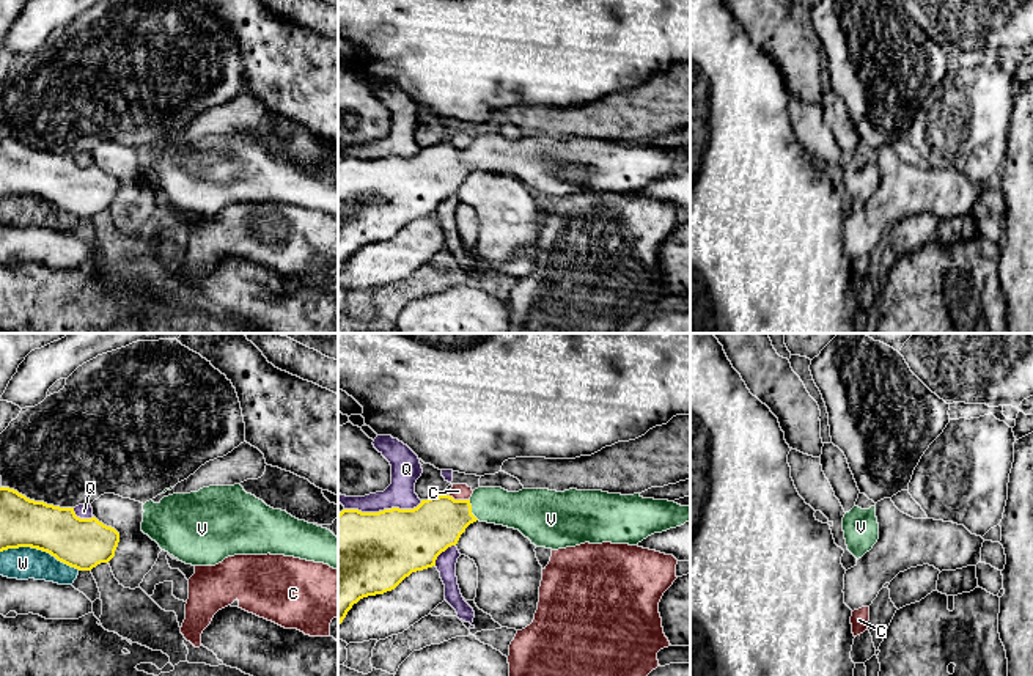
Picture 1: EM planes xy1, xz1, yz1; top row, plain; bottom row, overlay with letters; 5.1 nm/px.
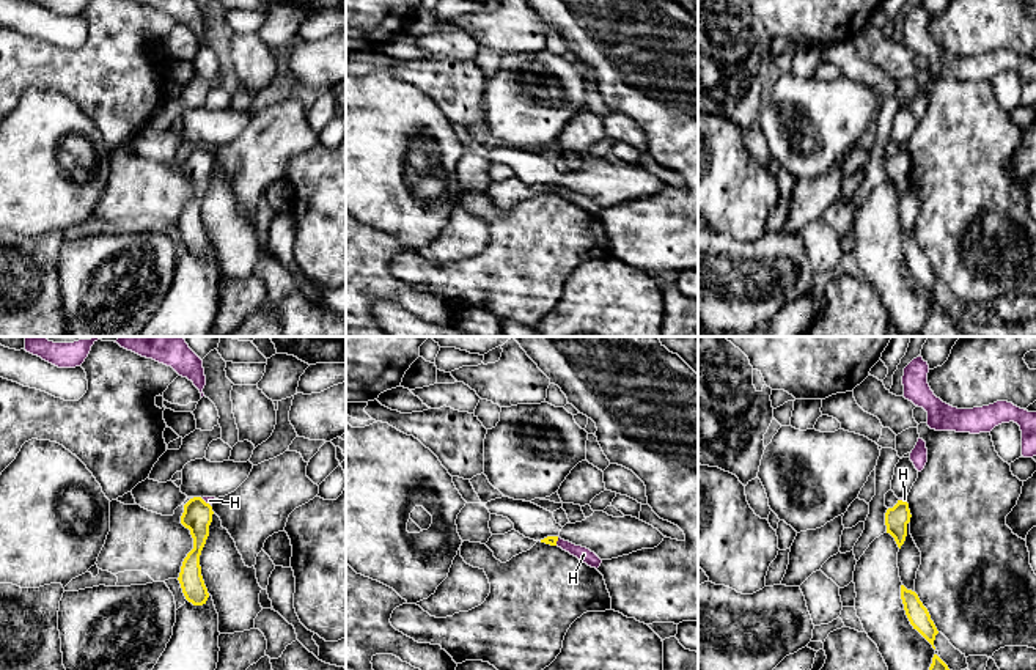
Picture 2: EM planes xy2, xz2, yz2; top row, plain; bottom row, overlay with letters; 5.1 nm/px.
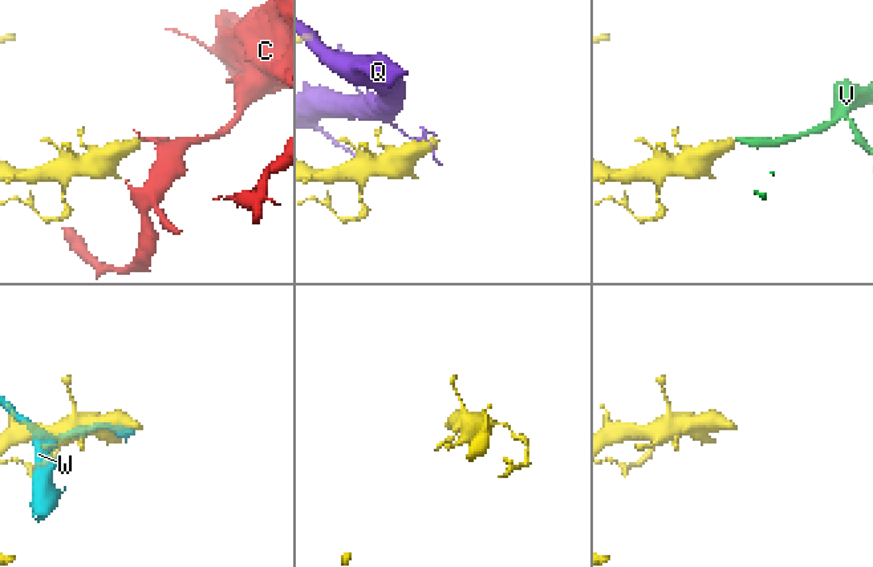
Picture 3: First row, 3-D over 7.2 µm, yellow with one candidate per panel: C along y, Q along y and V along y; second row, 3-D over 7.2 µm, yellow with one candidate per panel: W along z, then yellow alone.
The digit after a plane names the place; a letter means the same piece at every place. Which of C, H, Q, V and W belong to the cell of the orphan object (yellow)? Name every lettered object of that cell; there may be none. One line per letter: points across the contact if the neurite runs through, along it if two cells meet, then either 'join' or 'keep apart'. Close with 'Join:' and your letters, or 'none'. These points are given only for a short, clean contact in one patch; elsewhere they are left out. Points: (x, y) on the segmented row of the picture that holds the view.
C: border along xz1 (448, 494), (455, 499), (467, 500); keep apart
H: border along xy2 (202, 499), (209, 505); keep apart
Q: keep apart
V: runs through xz1 (436, 524), (470, 510), (519, 510); join
W: keep apart
Join: V

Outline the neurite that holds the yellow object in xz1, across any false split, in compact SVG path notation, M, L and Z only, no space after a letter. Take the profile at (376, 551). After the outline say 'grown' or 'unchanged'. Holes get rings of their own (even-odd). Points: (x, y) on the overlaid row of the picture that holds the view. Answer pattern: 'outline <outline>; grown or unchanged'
outline M478 487L469 500L439 495L421 500L414 509L392 508L379 513L343 509L338 514L338 626L360 599L392 591L412 572L436 566L437 557L456 546L465 528L476 520L519 530L536 547L552 550L585 542L637 546L654 533L689 522L690 506L643 498L640 494L577 489L508 492L502 487Z; grown

